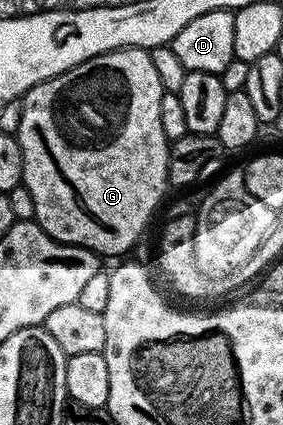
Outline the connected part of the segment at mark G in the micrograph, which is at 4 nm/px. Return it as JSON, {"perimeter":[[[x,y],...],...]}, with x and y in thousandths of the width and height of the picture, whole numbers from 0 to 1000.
{"perimeter":[[[431,111],[420,120],[382,120],[367,129],[339,129],[244,167],[223,167],[184,186],[120,200],[78,226],[78,294],[64,311],[78,351],[78,398],[85,416],[78,435],[106,445],[106,464],[120,464],[124,522],[141,527],[159,548],[201,572],[233,572],[244,581],[300,581],[357,605],[424,600],[452,591],[495,562],[509,532],[537,515],[551,485],[580,468],[580,447],[597,447],[594,426],[594,351],[601,332],[587,313],[572,313],[572,228],[587,221],[572,191],[558,191],[558,169],[544,162],[534,127],[502,111]]]}

